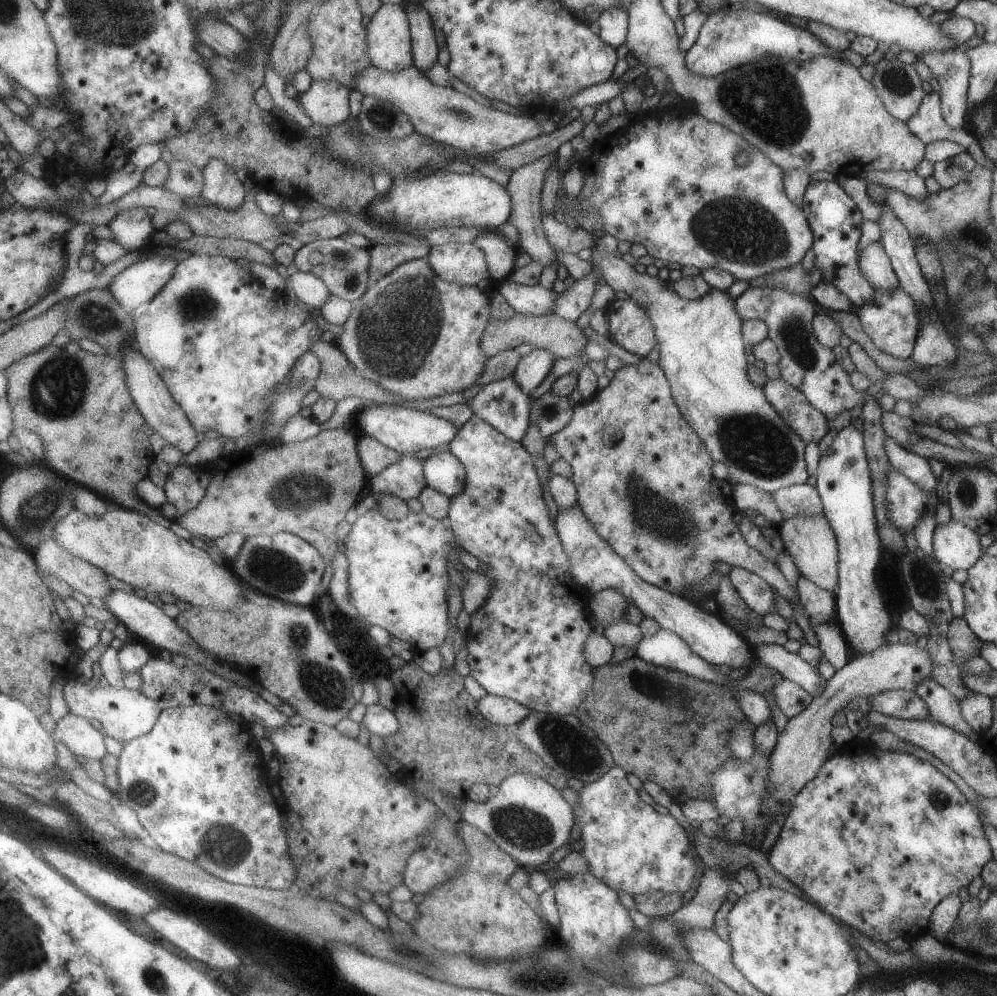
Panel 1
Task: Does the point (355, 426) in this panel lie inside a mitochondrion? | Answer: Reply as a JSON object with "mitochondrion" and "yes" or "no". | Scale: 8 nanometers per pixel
{"mitochondrion":"no"}

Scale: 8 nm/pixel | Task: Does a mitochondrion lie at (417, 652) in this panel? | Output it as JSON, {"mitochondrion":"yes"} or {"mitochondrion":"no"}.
{"mitochondrion":"no"}

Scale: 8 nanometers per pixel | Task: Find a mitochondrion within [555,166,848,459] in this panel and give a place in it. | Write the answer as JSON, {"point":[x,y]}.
{"point":[735,231]}

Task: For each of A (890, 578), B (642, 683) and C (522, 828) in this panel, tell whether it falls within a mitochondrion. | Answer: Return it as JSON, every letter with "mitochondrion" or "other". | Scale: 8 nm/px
{"A":"other","B":"mitochondrion","C":"mitochondrion"}

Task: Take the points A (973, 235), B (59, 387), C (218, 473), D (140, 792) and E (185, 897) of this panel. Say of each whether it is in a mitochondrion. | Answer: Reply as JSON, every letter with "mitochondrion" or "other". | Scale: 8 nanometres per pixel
{"A":"other","B":"mitochondrion","C":"other","D":"mitochondrion","E":"other"}

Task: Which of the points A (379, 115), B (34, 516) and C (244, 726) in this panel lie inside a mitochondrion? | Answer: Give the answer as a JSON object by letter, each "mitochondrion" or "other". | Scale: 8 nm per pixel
{"A":"mitochondrion","B":"mitochondrion","C":"other"}

